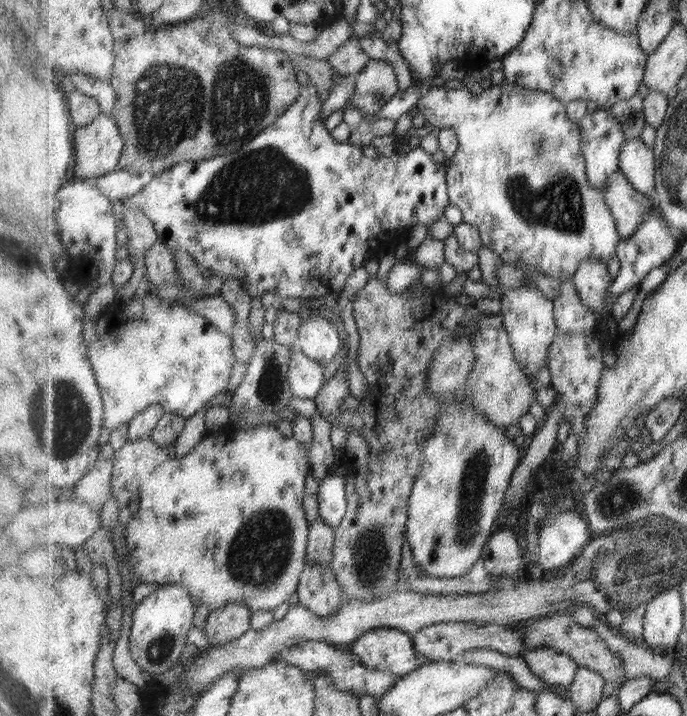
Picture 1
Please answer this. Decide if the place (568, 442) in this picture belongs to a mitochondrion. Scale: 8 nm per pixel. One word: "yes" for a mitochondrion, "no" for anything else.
no

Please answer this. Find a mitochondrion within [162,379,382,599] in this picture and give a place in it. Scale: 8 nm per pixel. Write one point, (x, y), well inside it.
(260, 553)

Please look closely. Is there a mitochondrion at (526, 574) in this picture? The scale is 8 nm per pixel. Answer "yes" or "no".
no

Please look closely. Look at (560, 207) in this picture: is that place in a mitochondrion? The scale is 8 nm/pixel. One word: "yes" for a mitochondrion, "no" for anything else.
yes

